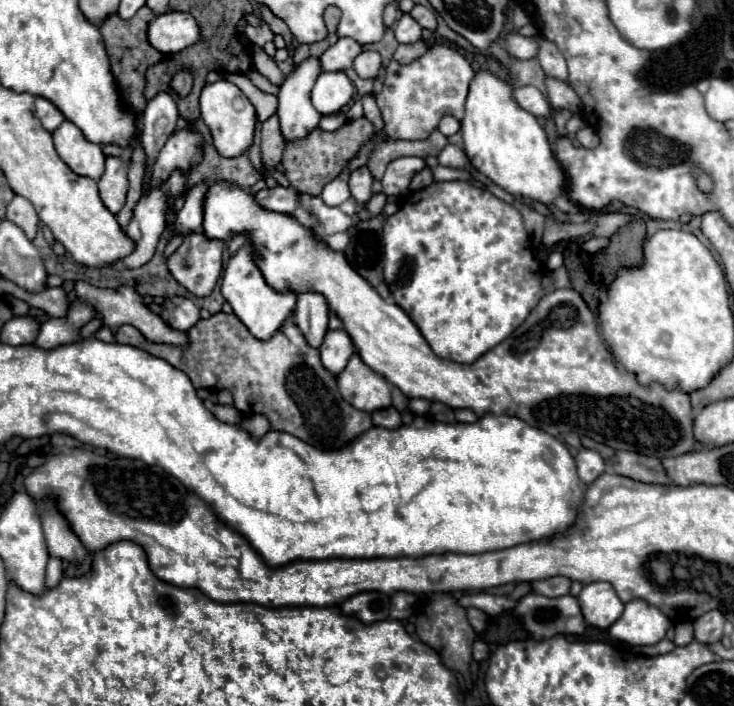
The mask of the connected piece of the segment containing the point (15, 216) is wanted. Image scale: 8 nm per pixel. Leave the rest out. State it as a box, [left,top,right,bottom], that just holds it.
[6,195,38,241]

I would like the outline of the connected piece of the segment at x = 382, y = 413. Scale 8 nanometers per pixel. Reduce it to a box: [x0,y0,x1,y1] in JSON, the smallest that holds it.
[372,407,402,429]

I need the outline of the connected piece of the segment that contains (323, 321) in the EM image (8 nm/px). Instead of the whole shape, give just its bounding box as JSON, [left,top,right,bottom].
[294,293,328,349]

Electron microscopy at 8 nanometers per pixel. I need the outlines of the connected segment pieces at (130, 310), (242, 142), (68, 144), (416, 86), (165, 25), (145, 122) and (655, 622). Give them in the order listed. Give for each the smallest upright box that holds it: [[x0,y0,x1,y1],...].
[[76,281,188,347],[200,81,256,157],[52,121,106,181],[376,45,474,139],[148,11,200,53],[142,93,178,167],[608,599,670,645]]

